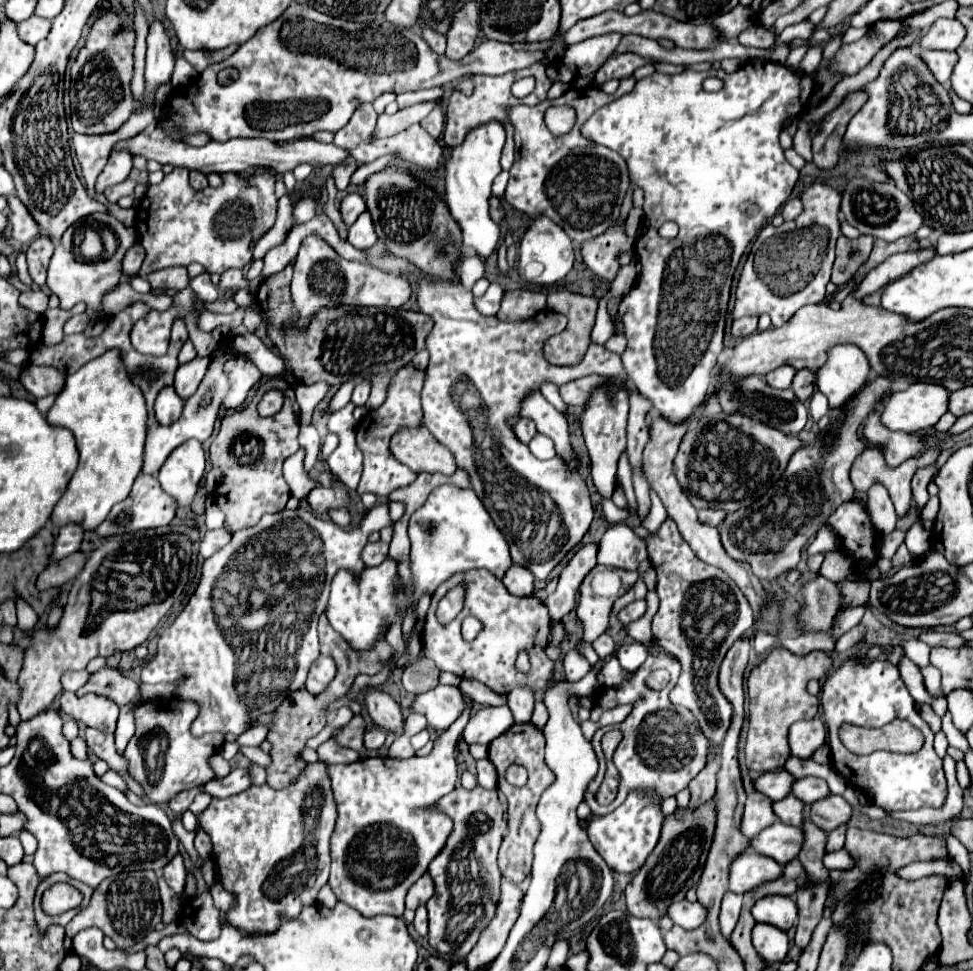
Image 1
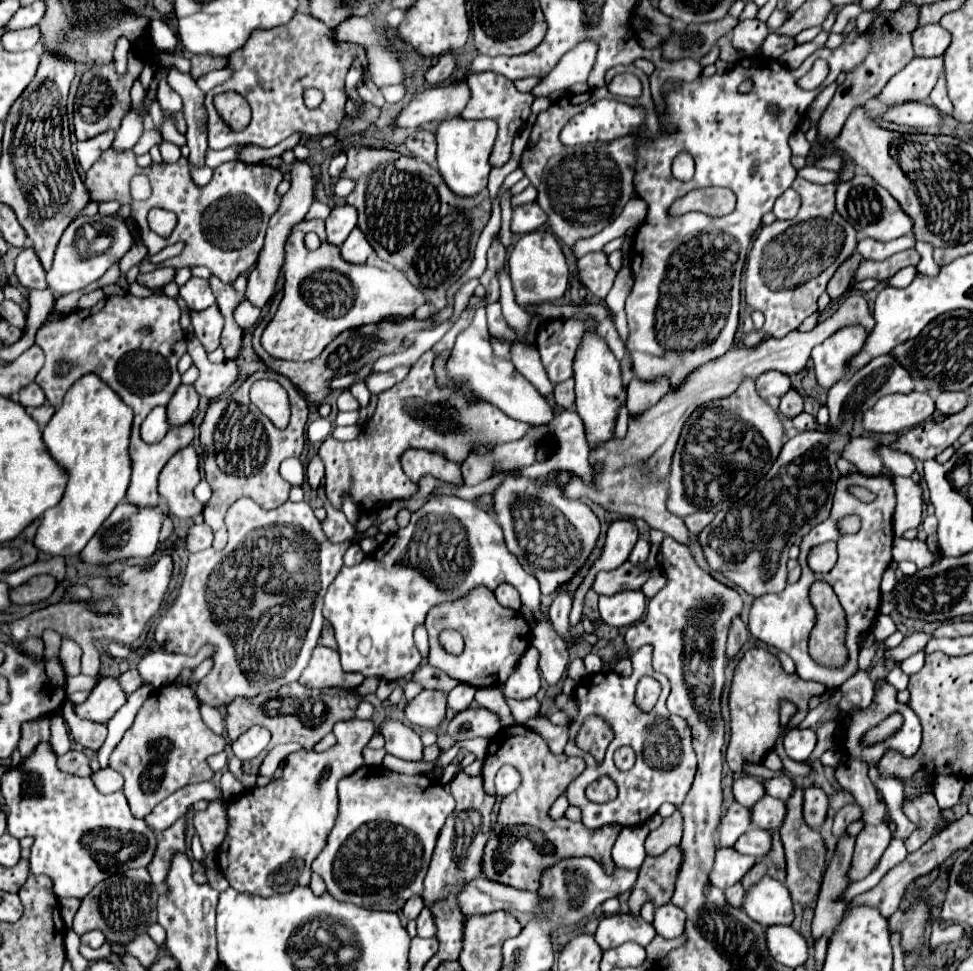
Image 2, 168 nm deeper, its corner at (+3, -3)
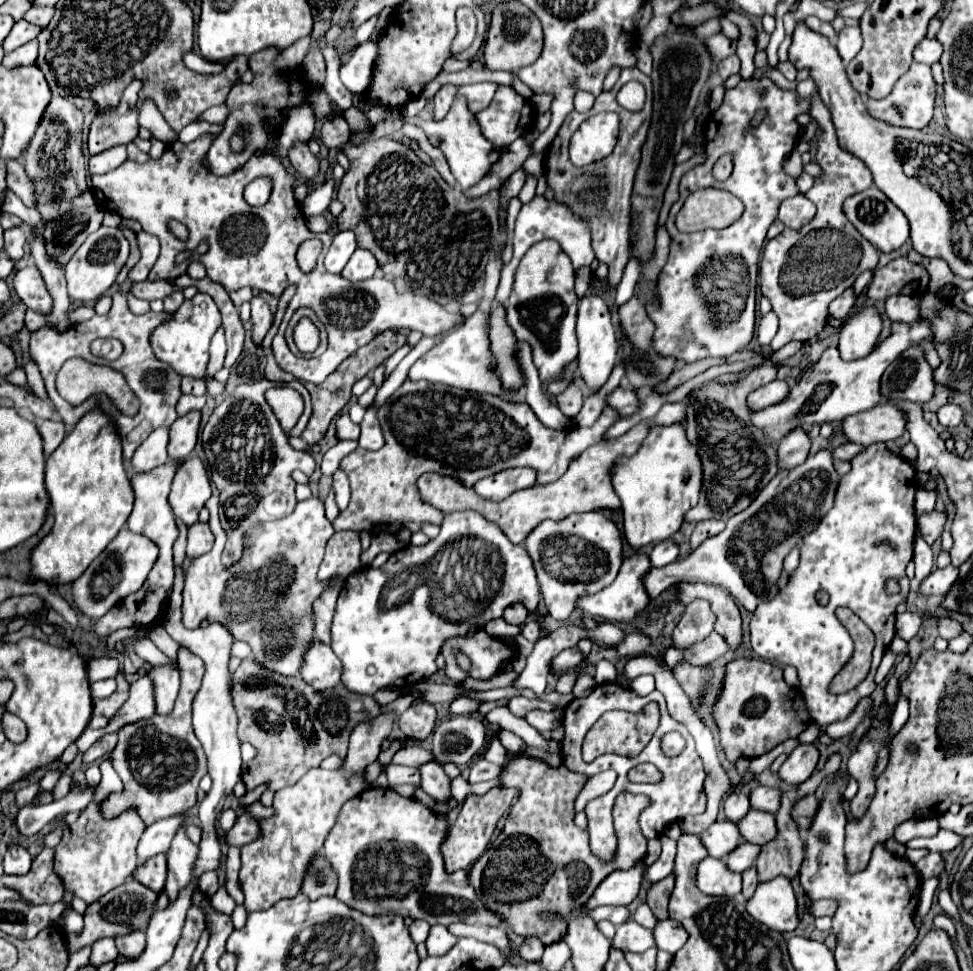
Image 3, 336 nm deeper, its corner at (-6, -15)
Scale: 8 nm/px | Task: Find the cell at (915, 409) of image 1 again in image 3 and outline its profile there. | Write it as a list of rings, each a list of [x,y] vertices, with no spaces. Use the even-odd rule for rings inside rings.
[[[879,404],[873,410],[865,410],[853,416],[847,416],[843,420],[843,434],[849,442],[859,444],[859,446],[871,446],[875,442],[889,442],[889,440],[897,440],[903,432],[907,430],[907,420],[901,414],[901,410],[893,404]]]

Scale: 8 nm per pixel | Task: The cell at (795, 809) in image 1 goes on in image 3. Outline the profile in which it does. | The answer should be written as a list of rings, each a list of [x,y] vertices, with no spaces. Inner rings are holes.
[[[749,810],[739,822],[737,828],[743,836],[745,842],[763,846],[769,840],[773,840],[777,836],[777,826],[775,826],[775,816],[769,812],[761,812],[761,810]]]

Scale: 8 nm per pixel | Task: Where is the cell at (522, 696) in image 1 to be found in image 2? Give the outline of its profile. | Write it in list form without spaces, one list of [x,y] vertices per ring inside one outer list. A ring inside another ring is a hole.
[[[530,646],[518,664],[518,670],[502,686],[502,692],[506,698],[526,700],[536,696],[536,692],[540,690],[538,662],[540,662],[540,652],[534,646]]]

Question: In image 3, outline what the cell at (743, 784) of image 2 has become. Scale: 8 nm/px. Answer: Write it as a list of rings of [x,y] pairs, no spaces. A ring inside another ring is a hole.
[[[733,792],[727,796],[725,804],[723,804],[723,810],[725,810],[725,816],[727,820],[731,822],[739,822],[747,812],[749,812],[749,796],[743,794],[743,792]]]

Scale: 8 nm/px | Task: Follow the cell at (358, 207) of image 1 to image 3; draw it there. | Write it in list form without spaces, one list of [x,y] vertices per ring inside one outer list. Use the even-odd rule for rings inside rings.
[[[345,230],[345,232],[339,232],[335,238],[333,238],[333,244],[325,256],[325,268],[327,272],[333,272],[333,274],[341,274],[341,270],[345,268],[345,264],[349,262],[351,254],[355,252],[357,244],[355,244],[355,236],[353,232]]]

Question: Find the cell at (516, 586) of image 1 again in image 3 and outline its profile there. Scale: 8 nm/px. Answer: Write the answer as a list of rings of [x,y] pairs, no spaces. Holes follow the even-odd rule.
[[[511,604],[509,608],[505,608],[505,614],[503,614],[505,622],[515,624],[515,626],[521,626],[527,620],[527,616],[529,616],[529,612],[523,604]]]

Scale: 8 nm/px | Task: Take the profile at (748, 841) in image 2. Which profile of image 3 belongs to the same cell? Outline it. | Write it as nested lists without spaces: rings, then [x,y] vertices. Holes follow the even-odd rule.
[[[741,842],[741,844],[725,858],[725,864],[727,864],[727,868],[733,870],[733,872],[743,872],[743,870],[747,870],[749,866],[755,864],[759,850],[761,850],[761,848],[755,846],[755,844]]]

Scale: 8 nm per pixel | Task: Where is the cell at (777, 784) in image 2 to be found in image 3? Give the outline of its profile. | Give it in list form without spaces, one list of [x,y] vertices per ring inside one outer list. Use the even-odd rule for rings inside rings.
[[[757,786],[749,792],[749,802],[751,808],[763,810],[763,812],[771,812],[775,814],[779,810],[779,800],[781,800],[781,790],[775,788],[767,788],[767,786]]]

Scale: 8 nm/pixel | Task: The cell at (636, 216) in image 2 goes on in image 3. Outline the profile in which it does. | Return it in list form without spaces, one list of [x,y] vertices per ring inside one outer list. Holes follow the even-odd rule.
[[[535,196],[531,202],[523,204],[517,220],[515,220],[515,230],[513,230],[513,258],[511,262],[507,262],[501,270],[501,282],[497,288],[497,302],[505,302],[511,294],[513,288],[513,280],[515,280],[515,270],[519,260],[523,258],[523,254],[535,244],[541,242],[545,238],[555,238],[561,248],[569,254],[573,268],[581,268],[585,264],[591,264],[595,260],[595,254],[591,247],[591,235],[587,220],[577,218],[575,212],[571,212],[569,206],[557,202],[557,200],[547,200],[545,196]]]

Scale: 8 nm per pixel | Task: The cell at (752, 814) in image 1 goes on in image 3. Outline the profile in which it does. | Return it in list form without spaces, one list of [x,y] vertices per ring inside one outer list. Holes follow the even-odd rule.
[[[715,822],[707,830],[701,832],[701,844],[707,854],[713,858],[725,858],[737,844],[741,842],[741,834],[733,822]]]

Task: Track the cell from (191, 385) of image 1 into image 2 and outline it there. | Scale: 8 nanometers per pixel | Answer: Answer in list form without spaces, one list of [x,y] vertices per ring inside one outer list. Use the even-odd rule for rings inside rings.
[[[180,384],[166,408],[168,408],[170,426],[182,426],[182,424],[190,422],[198,408],[198,394],[196,394],[194,386]]]

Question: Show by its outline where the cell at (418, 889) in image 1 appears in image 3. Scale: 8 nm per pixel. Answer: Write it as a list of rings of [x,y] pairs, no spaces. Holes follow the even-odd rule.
[[[413,920],[411,926],[409,926],[409,932],[411,932],[411,938],[413,938],[415,944],[425,942],[427,940],[427,932],[429,932],[429,924],[425,920]]]

